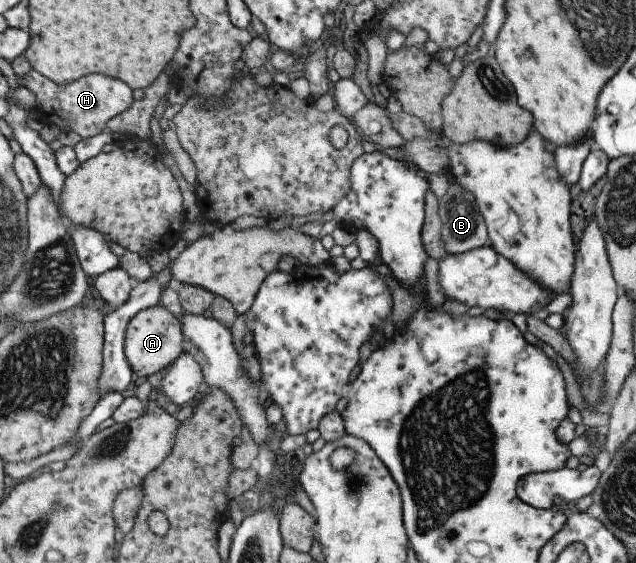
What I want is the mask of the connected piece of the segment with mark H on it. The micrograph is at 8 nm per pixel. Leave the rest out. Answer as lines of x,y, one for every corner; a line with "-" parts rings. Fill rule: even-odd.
30,69
22,77
17,76
16,80
19,86
26,87
33,93
37,109
43,117
45,113
61,113
61,109
63,113
69,113
69,129
82,138
97,135
105,130
107,121
123,113
134,101
131,98
133,90
124,81
103,74
89,74
62,86

